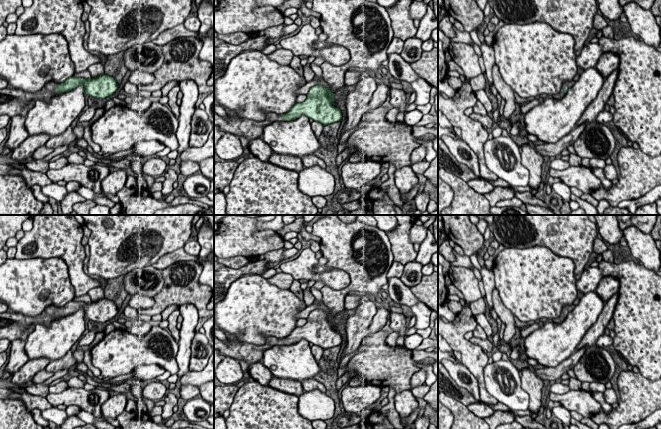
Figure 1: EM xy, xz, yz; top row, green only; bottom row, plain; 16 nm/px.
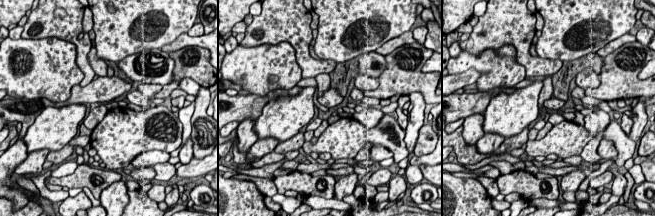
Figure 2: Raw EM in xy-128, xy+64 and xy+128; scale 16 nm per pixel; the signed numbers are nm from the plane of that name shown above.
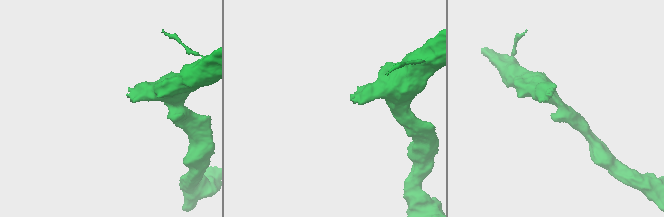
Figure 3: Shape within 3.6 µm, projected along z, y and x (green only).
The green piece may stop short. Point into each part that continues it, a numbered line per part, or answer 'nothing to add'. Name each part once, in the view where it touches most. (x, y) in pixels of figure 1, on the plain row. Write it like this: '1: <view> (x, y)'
1: xy (13, 326)

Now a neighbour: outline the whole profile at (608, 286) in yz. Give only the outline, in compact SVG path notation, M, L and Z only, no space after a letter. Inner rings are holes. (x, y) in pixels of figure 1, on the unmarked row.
M612 276L602 277L596 293L606 303L619 289L619 279Z

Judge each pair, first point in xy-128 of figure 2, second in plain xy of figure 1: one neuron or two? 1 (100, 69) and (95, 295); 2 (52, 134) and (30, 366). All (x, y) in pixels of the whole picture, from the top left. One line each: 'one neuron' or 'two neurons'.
1: one neuron
2: two neurons

